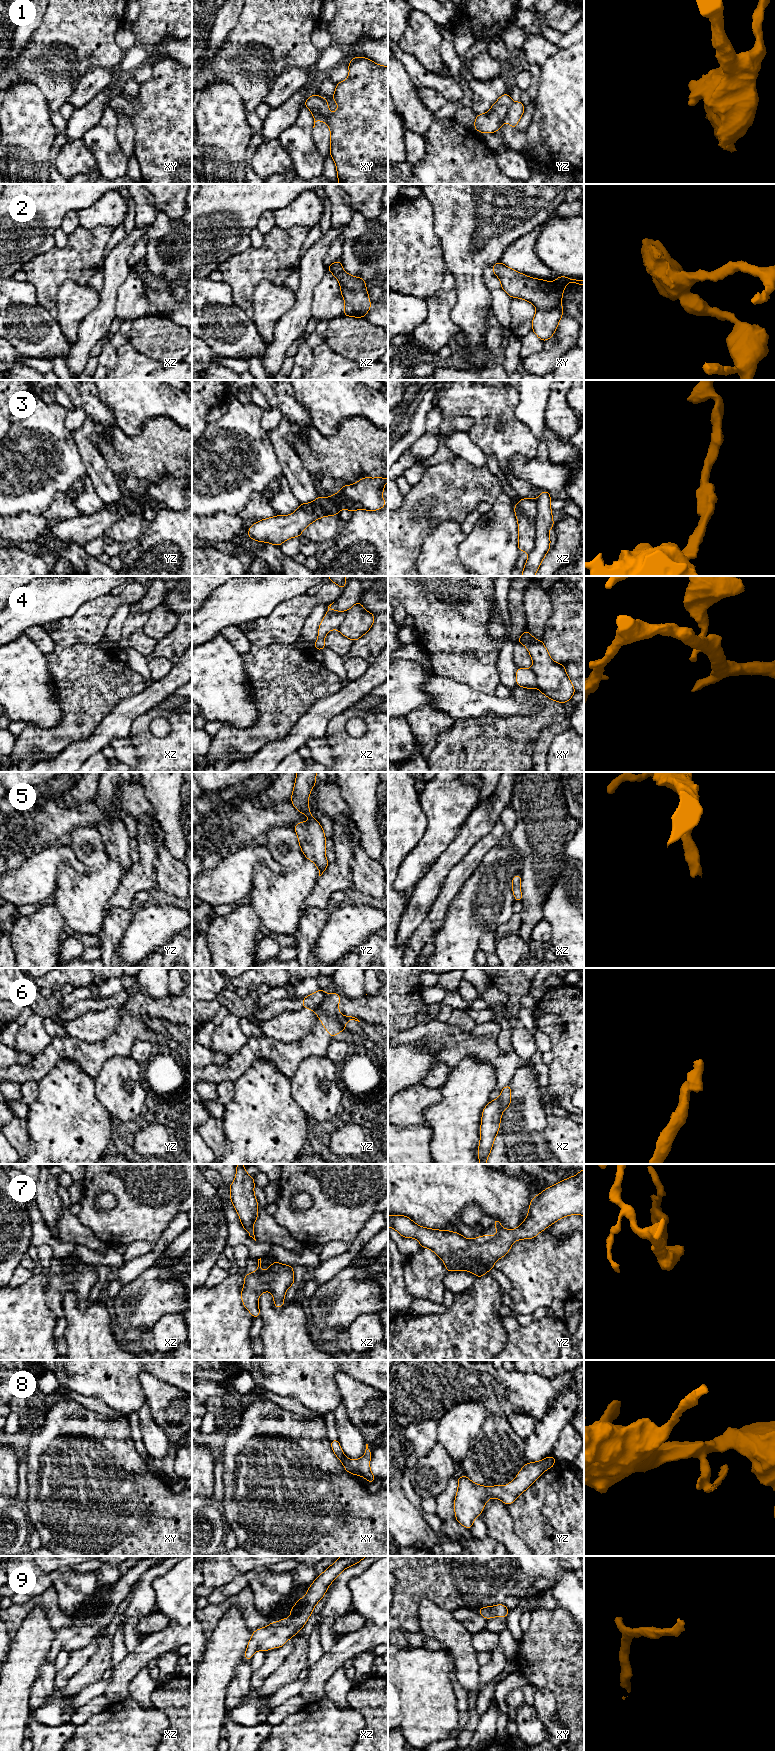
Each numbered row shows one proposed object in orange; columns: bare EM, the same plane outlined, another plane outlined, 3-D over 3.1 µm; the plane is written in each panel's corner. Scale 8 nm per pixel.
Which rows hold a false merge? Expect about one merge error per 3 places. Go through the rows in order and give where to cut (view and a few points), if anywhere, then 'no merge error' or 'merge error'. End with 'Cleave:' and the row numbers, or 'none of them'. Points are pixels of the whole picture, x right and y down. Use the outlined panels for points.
1: xy (310, 109), (316, 109), (328, 124) | merge error
2: xz (340, 284), (345, 288), (365, 289) | merge error
3: xz (536, 501), (535, 542), (528, 552) | merge error
4: xy (530, 669), (535, 676), (537, 687) | merge error
5: no cut | no merge error
6: yz (338, 1013), (319, 1016) | merge error
7: no cut | no merge error
8: xy (348, 1460), (348, 1466), (354, 1473) | merge error
9: no cut | no merge error
Cleave: 1, 2, 3, 4, 6, 8

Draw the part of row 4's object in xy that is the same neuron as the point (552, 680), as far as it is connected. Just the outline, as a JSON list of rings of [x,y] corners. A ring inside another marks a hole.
[[[526,629],[517,643],[524,644],[529,651],[533,660],[531,670],[541,693],[562,704],[570,700],[576,691],[565,666],[552,660],[543,641],[536,640]]]

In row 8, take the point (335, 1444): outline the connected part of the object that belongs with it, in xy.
[[[338,1439],[332,1440],[330,1444],[333,1452],[335,1453],[336,1457],[342,1462],[345,1470],[350,1474],[354,1474],[349,1467],[349,1459],[343,1453]]]

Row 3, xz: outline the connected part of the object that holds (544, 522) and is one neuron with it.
[[[542,491],[536,500],[536,538],[533,549],[528,552],[528,559],[523,568],[522,576],[535,576],[541,562],[550,549],[549,530],[554,527],[550,493]]]

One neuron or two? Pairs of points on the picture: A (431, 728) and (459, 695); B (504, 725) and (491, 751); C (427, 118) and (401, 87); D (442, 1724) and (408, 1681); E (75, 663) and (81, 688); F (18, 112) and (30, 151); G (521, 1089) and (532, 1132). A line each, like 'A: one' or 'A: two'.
A: two
B: one
C: one
D: one
E: one
F: one
G: one

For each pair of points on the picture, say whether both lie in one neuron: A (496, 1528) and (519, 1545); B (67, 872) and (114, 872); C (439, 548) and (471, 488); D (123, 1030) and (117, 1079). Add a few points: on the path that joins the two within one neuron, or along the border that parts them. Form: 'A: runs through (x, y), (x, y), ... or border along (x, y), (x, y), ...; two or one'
A: runs through (502, 1532), (513, 1543); one
B: runs through (79, 878), (102, 878); one
C: border along (459, 523), (453, 520), (445, 520), (432, 532); two
D: border along (130, 1056), (111, 1056), (103, 1063), (100, 1069); two

